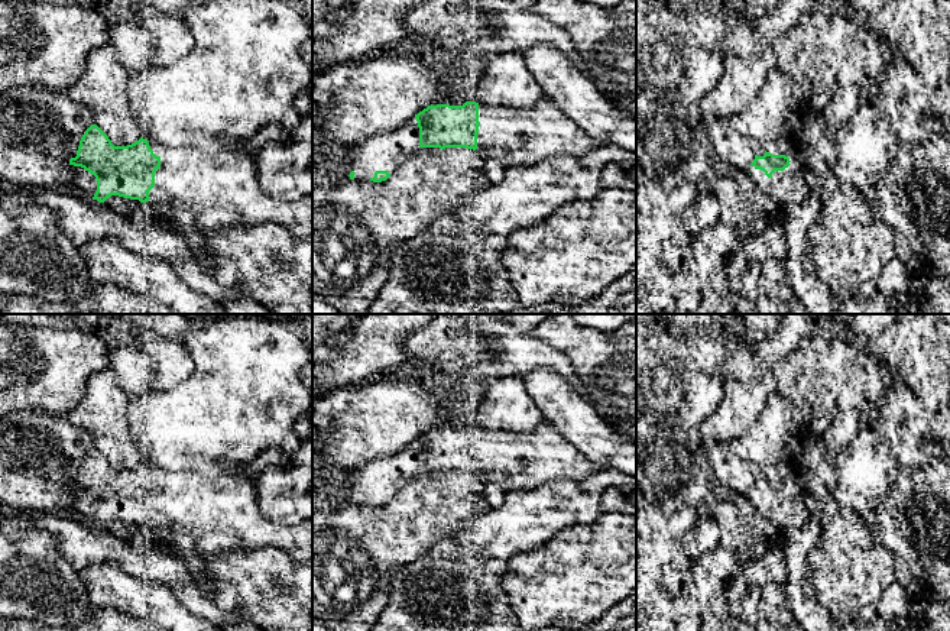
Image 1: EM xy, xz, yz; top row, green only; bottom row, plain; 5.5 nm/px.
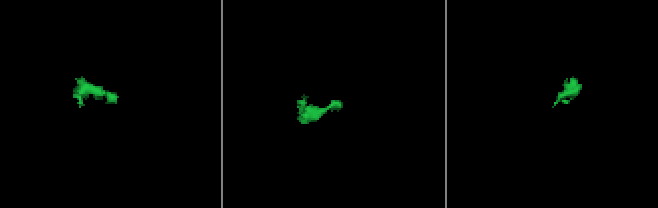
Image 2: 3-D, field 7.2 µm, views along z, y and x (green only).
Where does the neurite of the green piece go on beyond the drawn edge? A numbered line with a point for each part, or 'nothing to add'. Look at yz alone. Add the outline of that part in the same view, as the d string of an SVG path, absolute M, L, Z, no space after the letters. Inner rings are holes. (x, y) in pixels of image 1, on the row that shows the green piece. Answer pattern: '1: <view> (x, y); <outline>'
1: yz (785, 187); M791 162L784 171L775 171L771 178L753 165L749 168L749 174L758 187L765 190L784 210L792 204L803 203L810 194L810 190L801 179L798 165Z

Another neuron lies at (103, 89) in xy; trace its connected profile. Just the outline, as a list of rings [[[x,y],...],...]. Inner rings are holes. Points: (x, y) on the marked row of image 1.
[[[111,43],[90,52],[78,81],[65,93],[85,106],[114,146],[127,146],[140,139],[137,120],[130,109],[132,75],[119,61]]]

